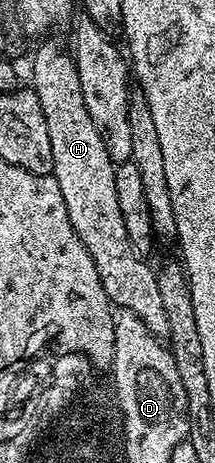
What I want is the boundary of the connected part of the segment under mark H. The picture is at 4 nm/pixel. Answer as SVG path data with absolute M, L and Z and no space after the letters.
M51 40L40 41L36 46L39 47L31 66L31 74L35 77L33 89L37 100L41 100L41 112L45 112L45 128L49 128L53 148L53 176L65 199L69 224L73 224L73 232L77 232L89 256L93 256L107 299L118 309L133 312L149 332L167 336L169 323L165 321L165 304L157 289L156 271L139 259L142 257L131 246L125 232L125 219L117 205L116 163L111 161L109 152L105 152L101 132L97 132L89 108L85 108L81 76L77 76L74 57L66 49L54 46Z

